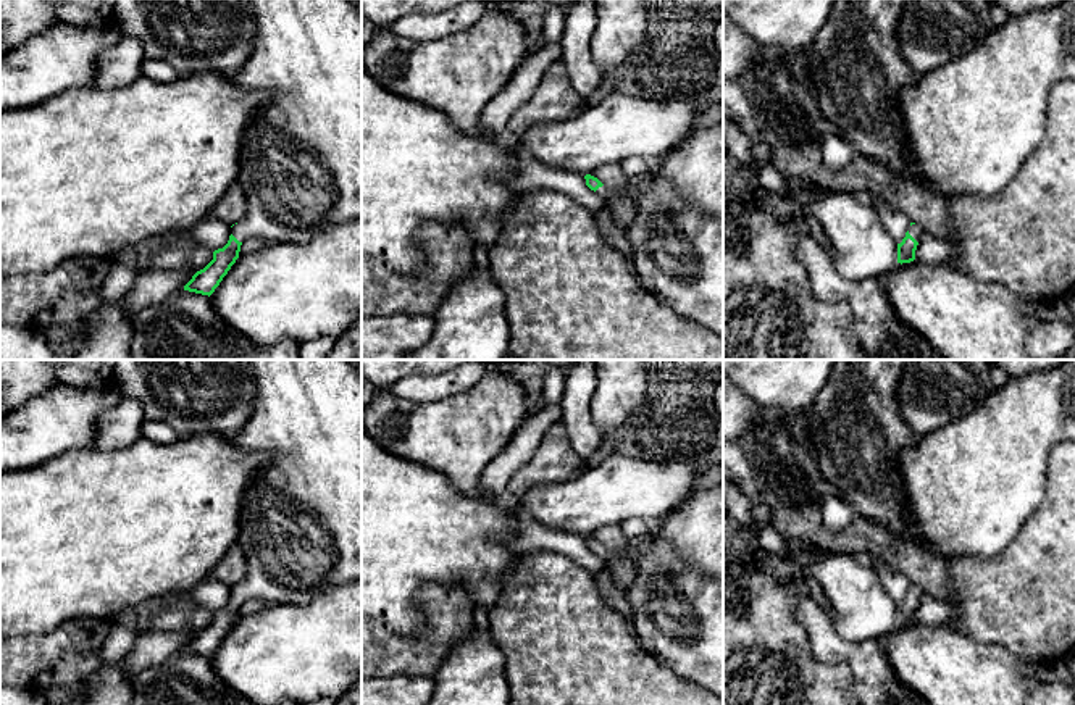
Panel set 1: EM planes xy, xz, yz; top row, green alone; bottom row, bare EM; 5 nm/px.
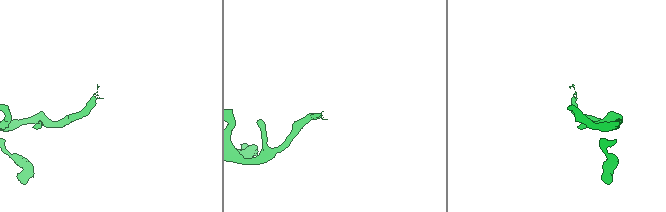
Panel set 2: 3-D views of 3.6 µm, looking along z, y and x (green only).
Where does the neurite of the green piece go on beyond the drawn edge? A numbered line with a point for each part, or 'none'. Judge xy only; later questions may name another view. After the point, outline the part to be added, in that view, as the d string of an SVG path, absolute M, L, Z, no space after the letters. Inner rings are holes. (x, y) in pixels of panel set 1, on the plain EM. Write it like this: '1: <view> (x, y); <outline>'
1: xy (301, 521); M245 360L250 366L255 398L252 416L231 440L250 452L263 452L271 463L260 469L247 487L239 518L239 545L245 553L247 576L231 589L231 595L244 603L249 599L258 599L268 605L305 605L313 597L362 579L362 376L347 360Z

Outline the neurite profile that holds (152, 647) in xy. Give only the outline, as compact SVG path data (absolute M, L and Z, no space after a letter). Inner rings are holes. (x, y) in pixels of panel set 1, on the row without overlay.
M145 629L137 634L131 652L116 665L124 676L134 678L140 671L168 661L173 655L184 650L194 634L189 629L158 631Z

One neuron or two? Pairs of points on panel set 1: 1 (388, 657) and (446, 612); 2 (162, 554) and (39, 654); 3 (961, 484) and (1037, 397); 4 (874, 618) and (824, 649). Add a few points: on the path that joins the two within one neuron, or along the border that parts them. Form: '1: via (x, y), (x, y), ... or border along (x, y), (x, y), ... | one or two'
1: via (404, 654), (414, 654), (439, 628) | one
2: border along (110, 621), (66, 620), (46, 634) | two
3: via (982, 463), (1025, 418) | one
4: border along (830, 613), (835, 629), (844, 639), (878, 641) | two

